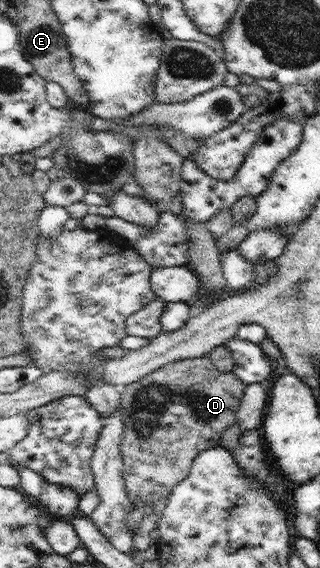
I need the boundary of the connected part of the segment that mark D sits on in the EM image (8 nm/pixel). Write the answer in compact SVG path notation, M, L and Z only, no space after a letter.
M206 355L199 358L186 358L183 360L170 362L161 368L154 370L145 378L139 379L134 383L120 388L120 409L122 409L124 434L122 434L122 440L120 440L119 447L123 458L125 485L132 505L135 505L137 500L143 501L143 506L148 504L155 505L159 503L160 499L164 498L164 496L168 497L170 493L190 474L190 468L192 468L194 459L198 453L201 453L202 450L220 447L220 443L222 442L222 432L230 425L236 423L236 411L238 411L240 402L242 401L245 387L246 385L242 383L242 381L240 381L231 371L218 371L217 367L214 363L212 363L212 359Z

